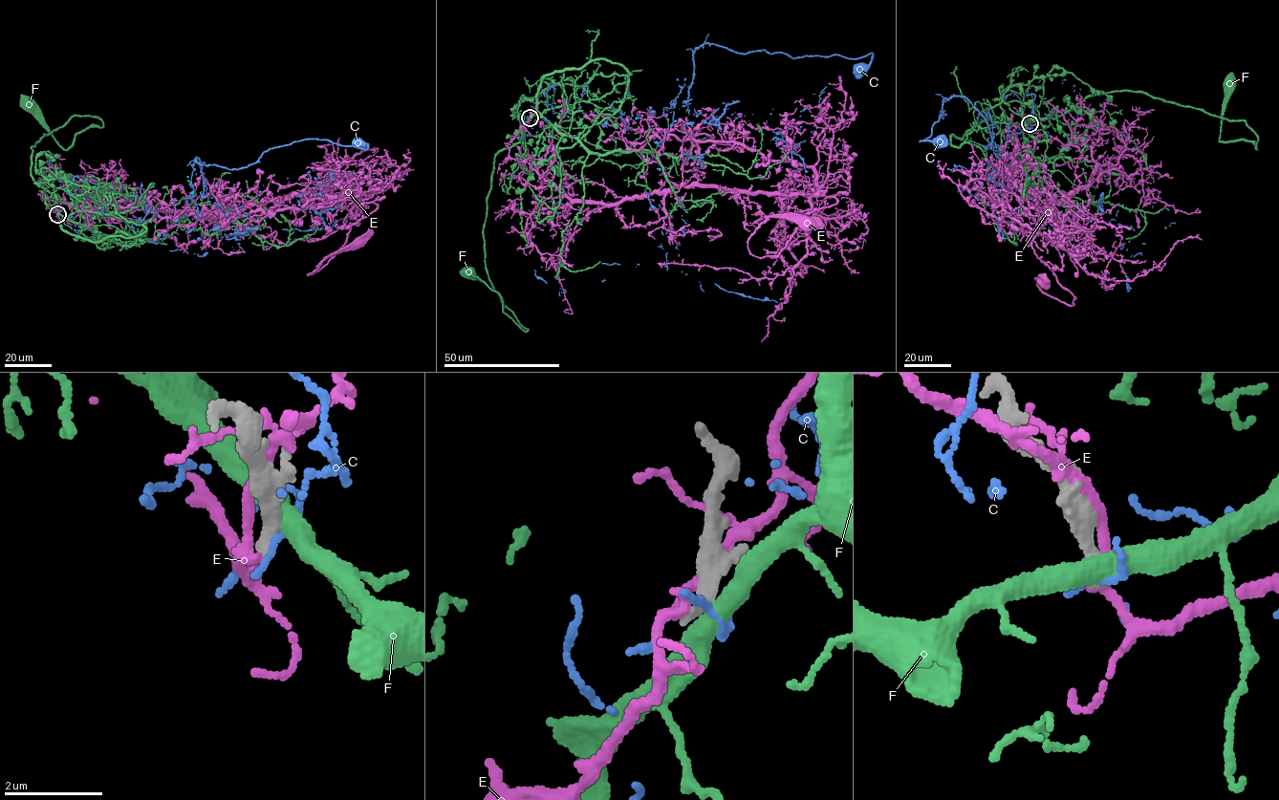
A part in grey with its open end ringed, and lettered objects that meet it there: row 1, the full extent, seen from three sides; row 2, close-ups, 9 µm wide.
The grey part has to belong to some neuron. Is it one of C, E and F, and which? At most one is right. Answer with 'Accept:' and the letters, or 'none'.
Accept: none

